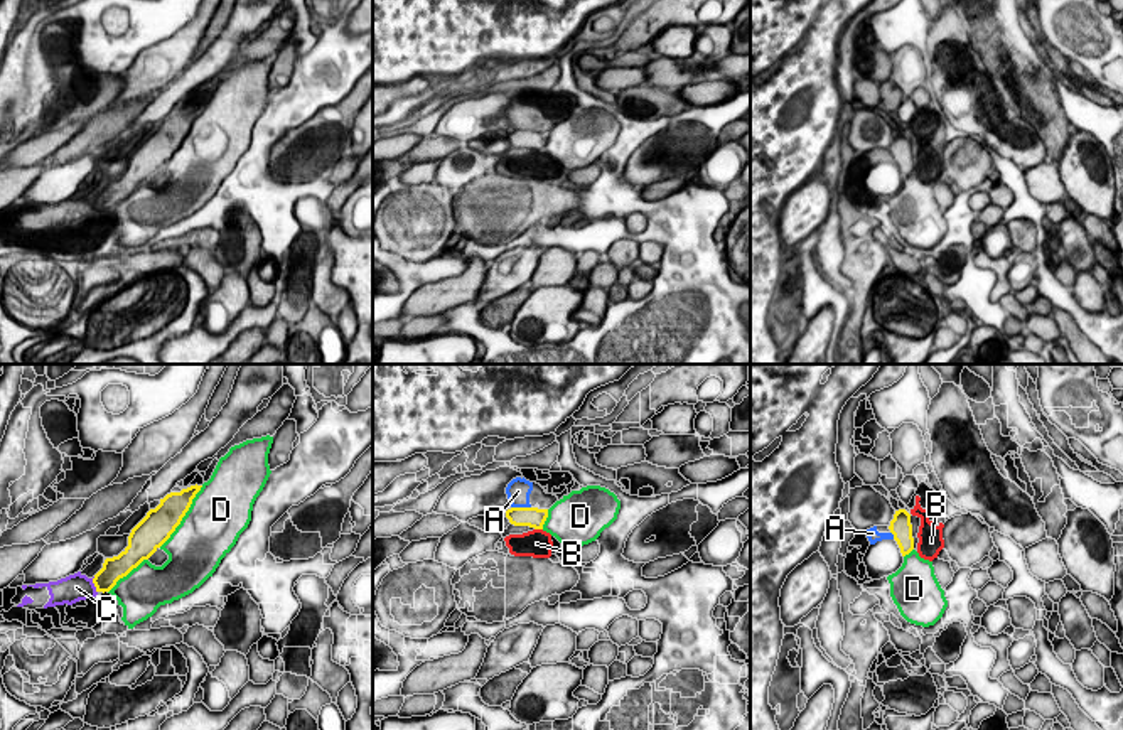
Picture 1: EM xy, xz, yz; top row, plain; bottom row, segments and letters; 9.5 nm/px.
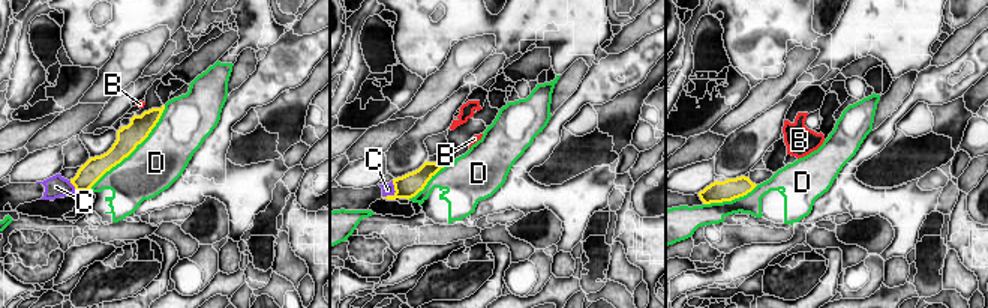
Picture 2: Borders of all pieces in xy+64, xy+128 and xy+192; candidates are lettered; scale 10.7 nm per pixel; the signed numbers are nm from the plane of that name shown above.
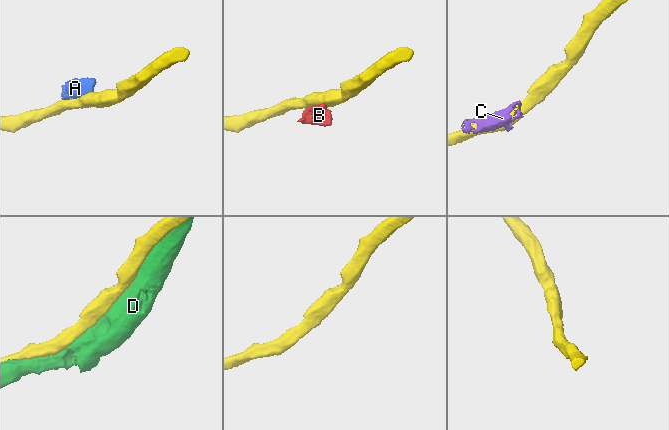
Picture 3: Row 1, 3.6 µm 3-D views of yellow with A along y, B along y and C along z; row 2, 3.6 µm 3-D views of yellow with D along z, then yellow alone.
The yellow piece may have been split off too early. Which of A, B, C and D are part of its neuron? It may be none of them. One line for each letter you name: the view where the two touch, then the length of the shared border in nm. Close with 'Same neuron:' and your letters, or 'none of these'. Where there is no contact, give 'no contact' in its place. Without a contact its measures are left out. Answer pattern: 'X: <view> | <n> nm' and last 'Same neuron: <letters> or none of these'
Same neuron: none of these

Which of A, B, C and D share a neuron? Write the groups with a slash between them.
A C / B / D

